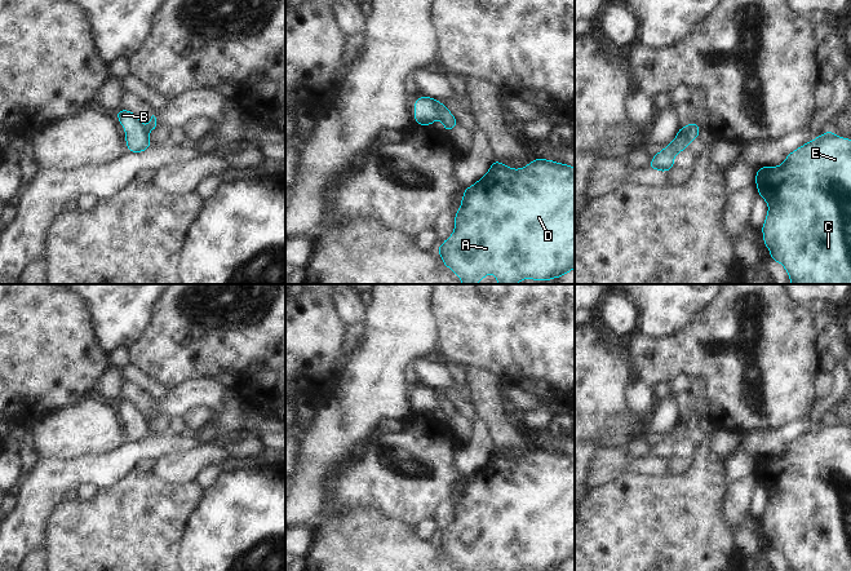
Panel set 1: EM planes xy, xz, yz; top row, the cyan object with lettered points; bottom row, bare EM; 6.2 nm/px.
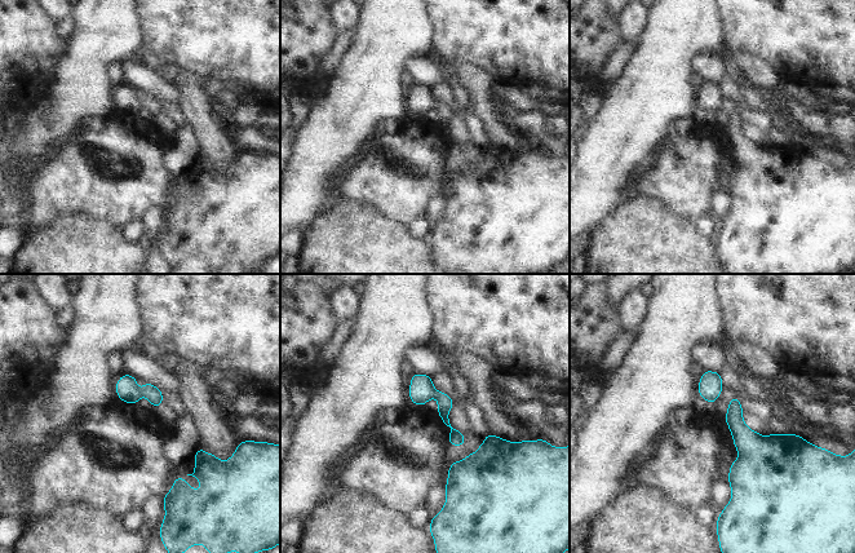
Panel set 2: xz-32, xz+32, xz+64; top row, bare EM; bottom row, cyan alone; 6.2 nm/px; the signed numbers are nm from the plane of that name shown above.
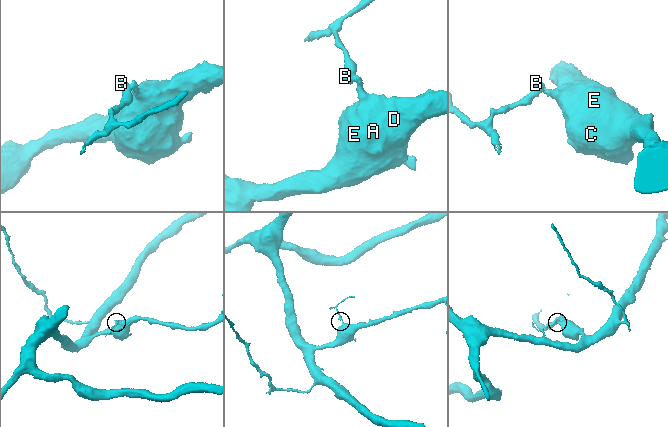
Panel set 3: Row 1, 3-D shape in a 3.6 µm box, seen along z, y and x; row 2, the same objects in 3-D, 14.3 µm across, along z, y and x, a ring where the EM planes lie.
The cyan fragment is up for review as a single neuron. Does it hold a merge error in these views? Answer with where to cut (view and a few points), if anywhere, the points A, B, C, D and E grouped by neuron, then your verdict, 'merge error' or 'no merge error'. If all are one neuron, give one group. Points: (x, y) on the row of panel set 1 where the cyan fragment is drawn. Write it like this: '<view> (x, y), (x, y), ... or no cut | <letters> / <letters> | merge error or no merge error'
xz (435, 101), (438, 118) | A C D E / B | merge error

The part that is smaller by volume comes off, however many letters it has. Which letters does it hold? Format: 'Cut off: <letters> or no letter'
Cut off: B

